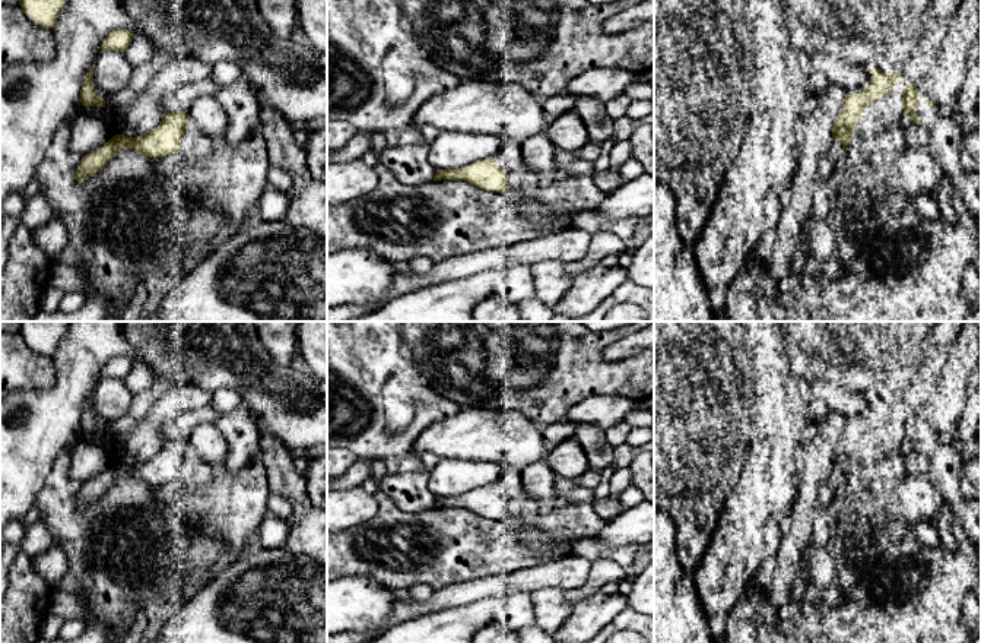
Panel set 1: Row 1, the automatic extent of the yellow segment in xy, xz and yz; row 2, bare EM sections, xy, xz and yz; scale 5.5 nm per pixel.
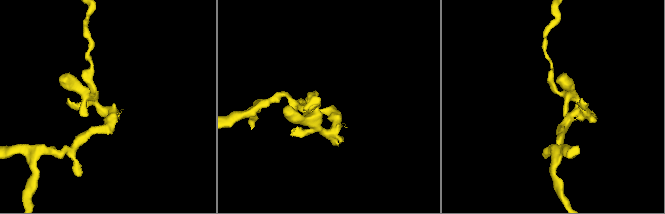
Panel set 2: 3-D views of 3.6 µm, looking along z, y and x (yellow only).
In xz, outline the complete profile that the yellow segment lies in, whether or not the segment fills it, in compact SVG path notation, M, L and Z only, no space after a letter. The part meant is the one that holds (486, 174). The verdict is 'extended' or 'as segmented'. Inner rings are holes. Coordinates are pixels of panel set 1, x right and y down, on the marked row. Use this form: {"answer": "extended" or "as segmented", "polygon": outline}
{"answer": "as segmented", "polygon": "M493 158L482 159L455 170L436 170L434 181L460 180L482 190L504 193L509 190L508 172Z"}

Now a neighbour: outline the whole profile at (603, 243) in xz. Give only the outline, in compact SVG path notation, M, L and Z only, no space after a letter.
M597 231L591 235L587 254L581 260L563 263L563 269L571 278L575 278L588 267L599 265L604 257L620 254L625 250L625 240L609 231Z

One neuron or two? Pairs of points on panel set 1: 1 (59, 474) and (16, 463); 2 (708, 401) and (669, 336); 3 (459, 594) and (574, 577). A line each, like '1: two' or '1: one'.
1: two
2: one
3: one

